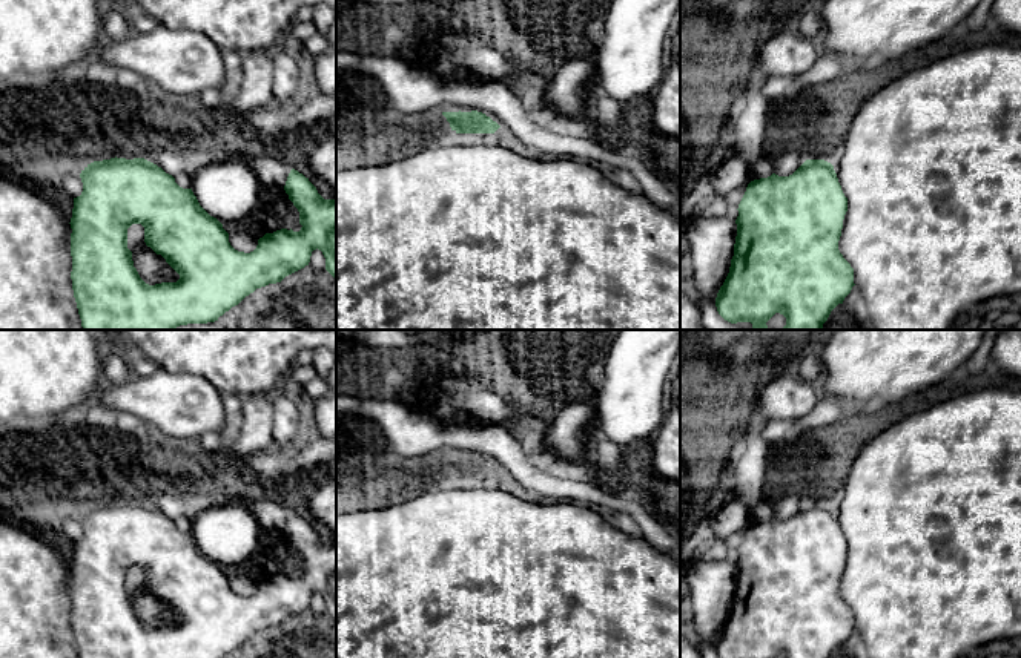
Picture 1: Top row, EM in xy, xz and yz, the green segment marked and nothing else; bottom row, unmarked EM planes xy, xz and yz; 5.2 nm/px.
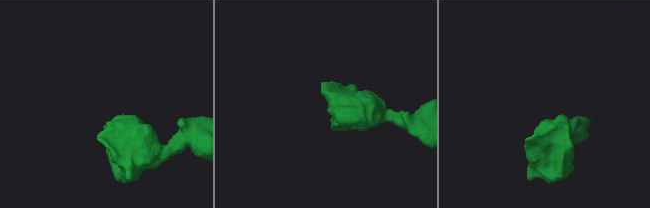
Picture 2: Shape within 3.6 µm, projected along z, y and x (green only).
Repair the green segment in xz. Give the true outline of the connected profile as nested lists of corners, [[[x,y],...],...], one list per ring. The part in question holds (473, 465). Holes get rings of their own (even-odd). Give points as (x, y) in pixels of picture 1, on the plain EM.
[[[442,456],[456,477],[494,477],[501,469],[482,456]]]

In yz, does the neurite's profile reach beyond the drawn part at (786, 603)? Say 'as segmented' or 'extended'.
as segmented

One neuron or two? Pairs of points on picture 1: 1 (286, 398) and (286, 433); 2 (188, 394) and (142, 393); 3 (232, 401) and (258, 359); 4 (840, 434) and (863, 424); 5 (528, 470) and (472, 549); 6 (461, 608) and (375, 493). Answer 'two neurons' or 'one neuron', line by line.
1: one neuron
2: one neuron
3: two neurons
4: one neuron
5: two neurons
6: two neurons

